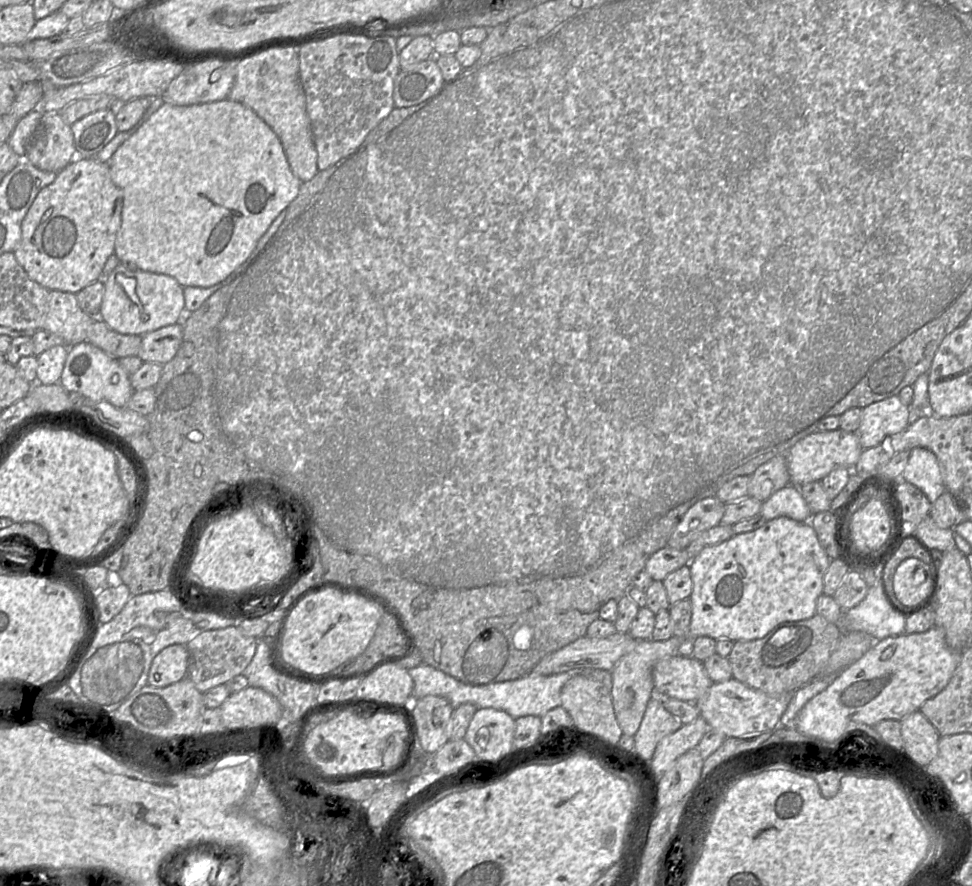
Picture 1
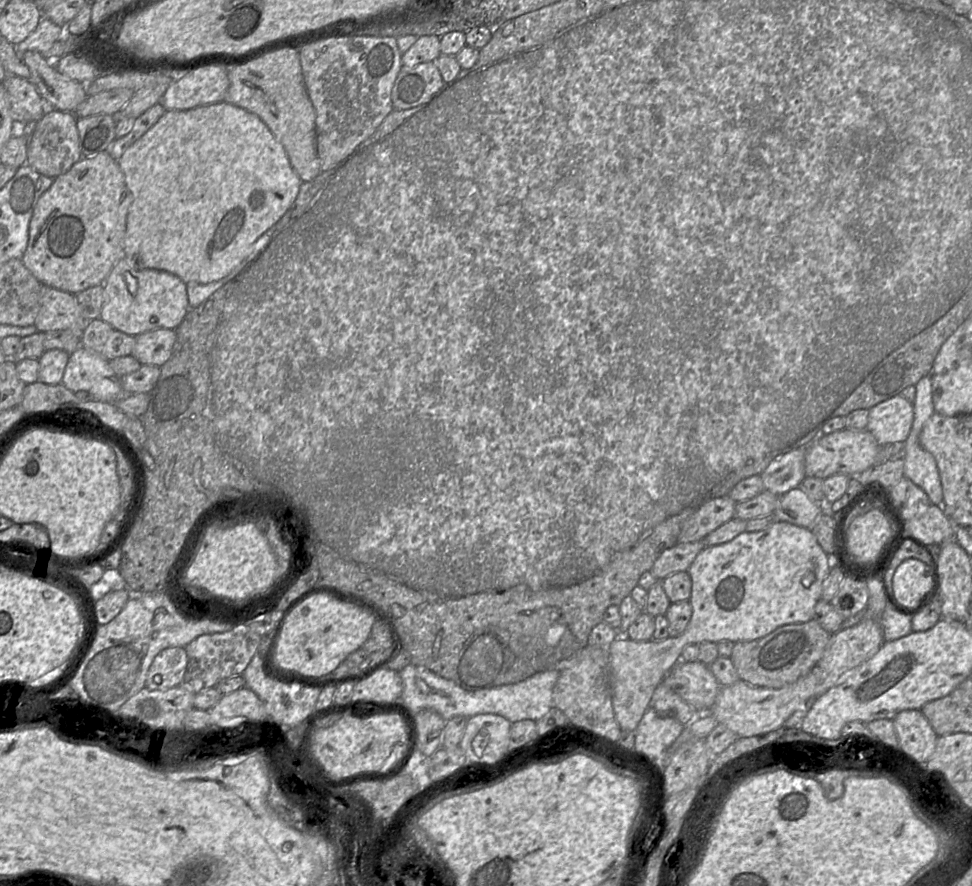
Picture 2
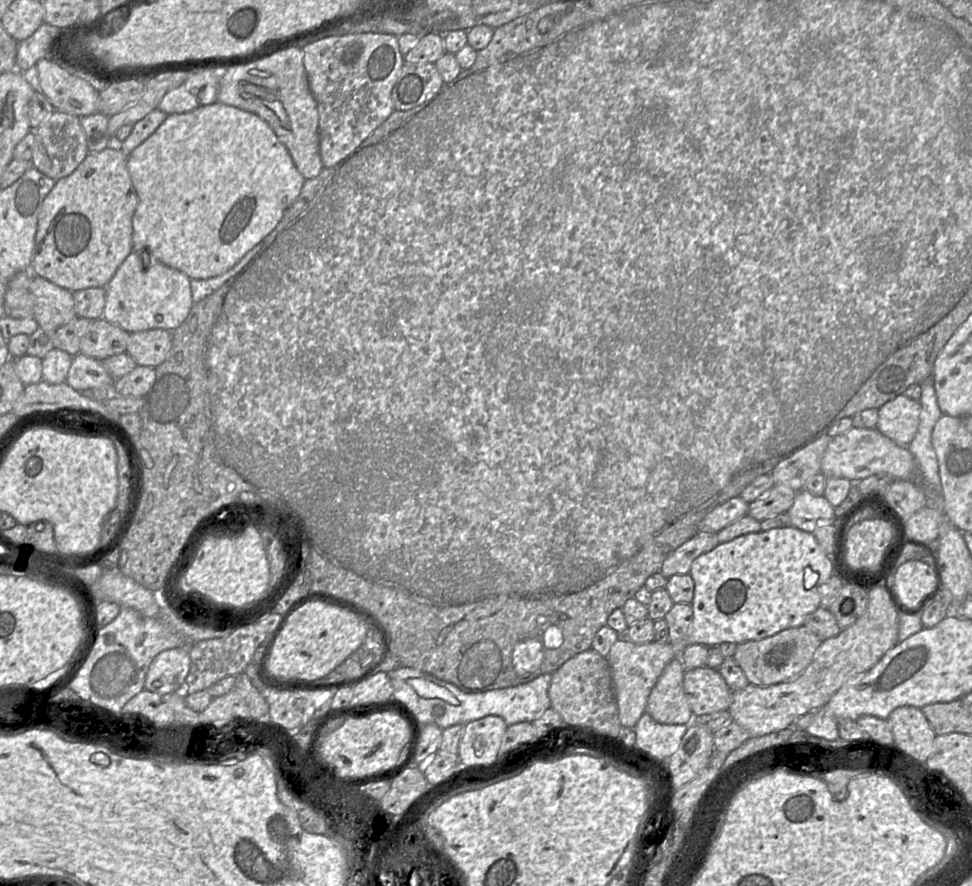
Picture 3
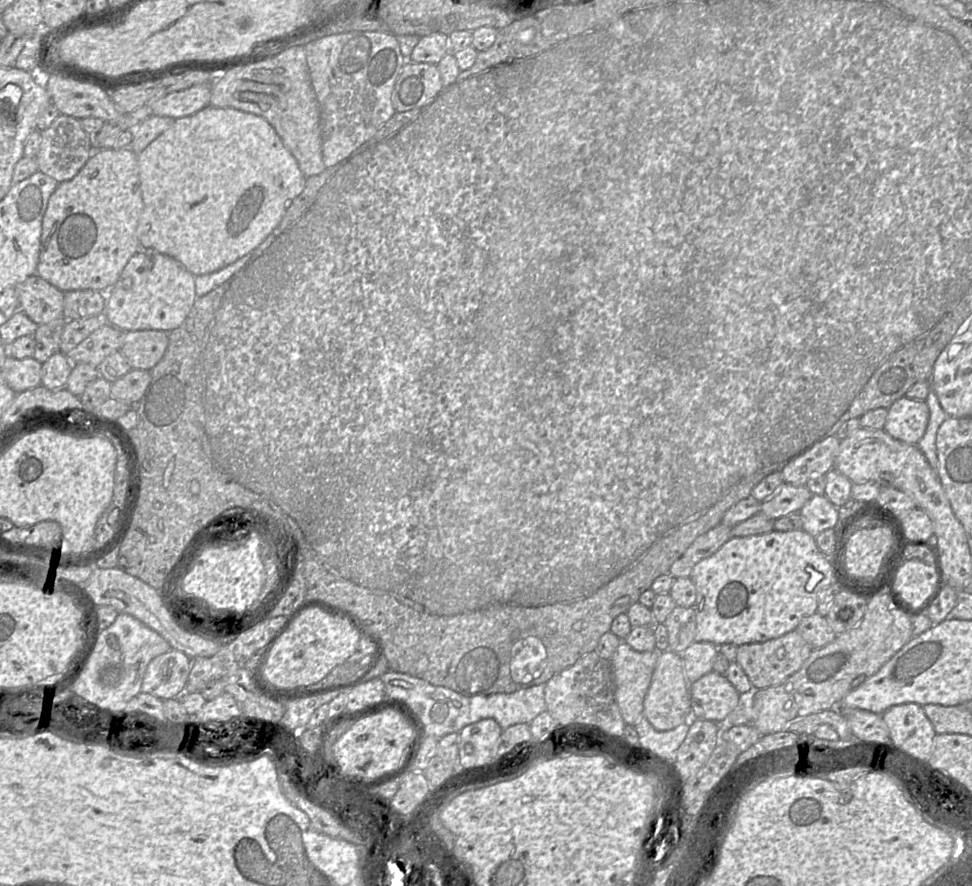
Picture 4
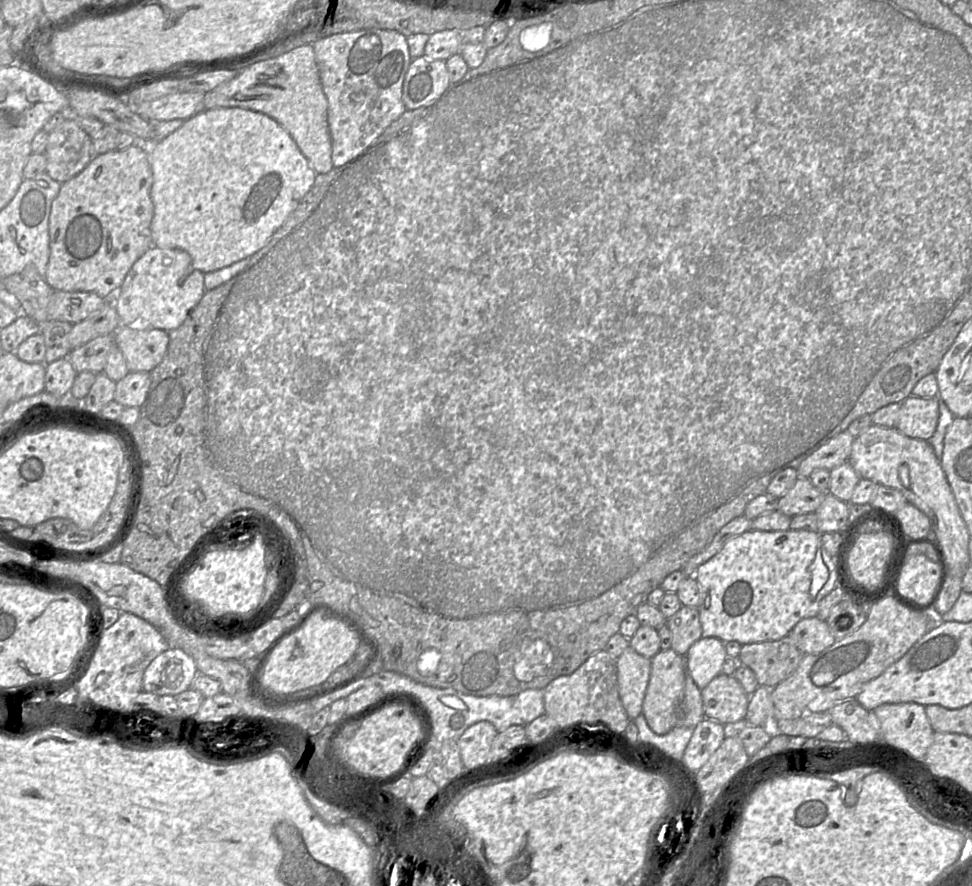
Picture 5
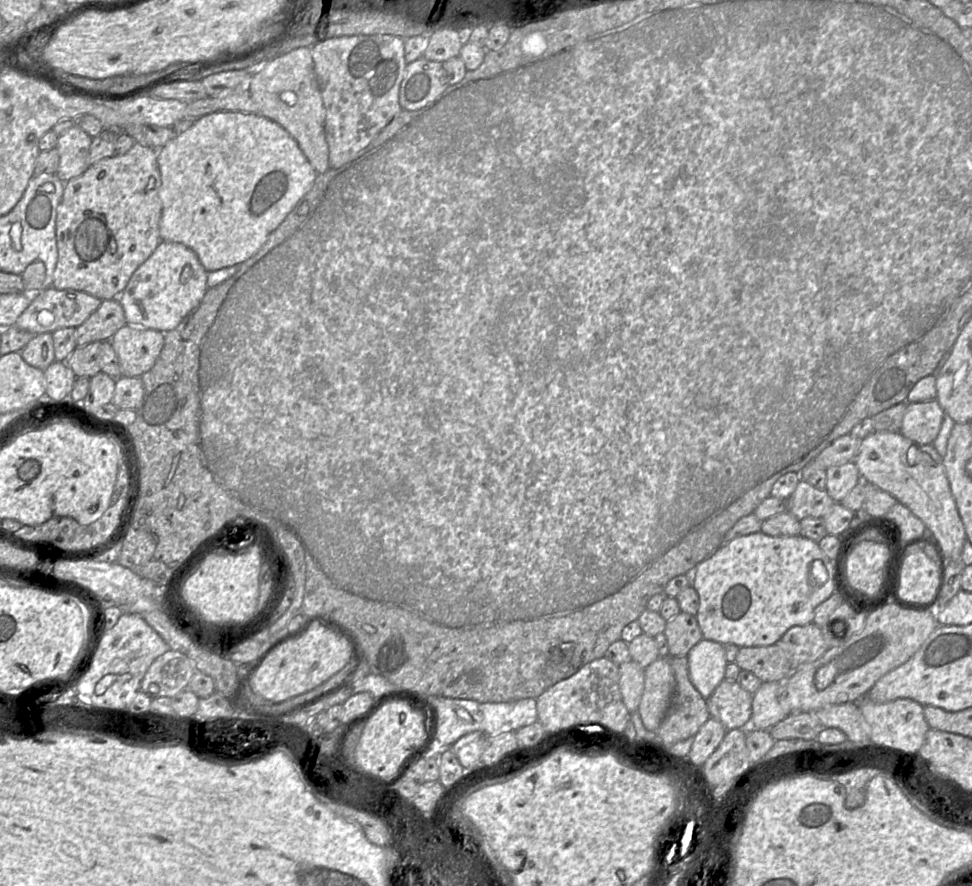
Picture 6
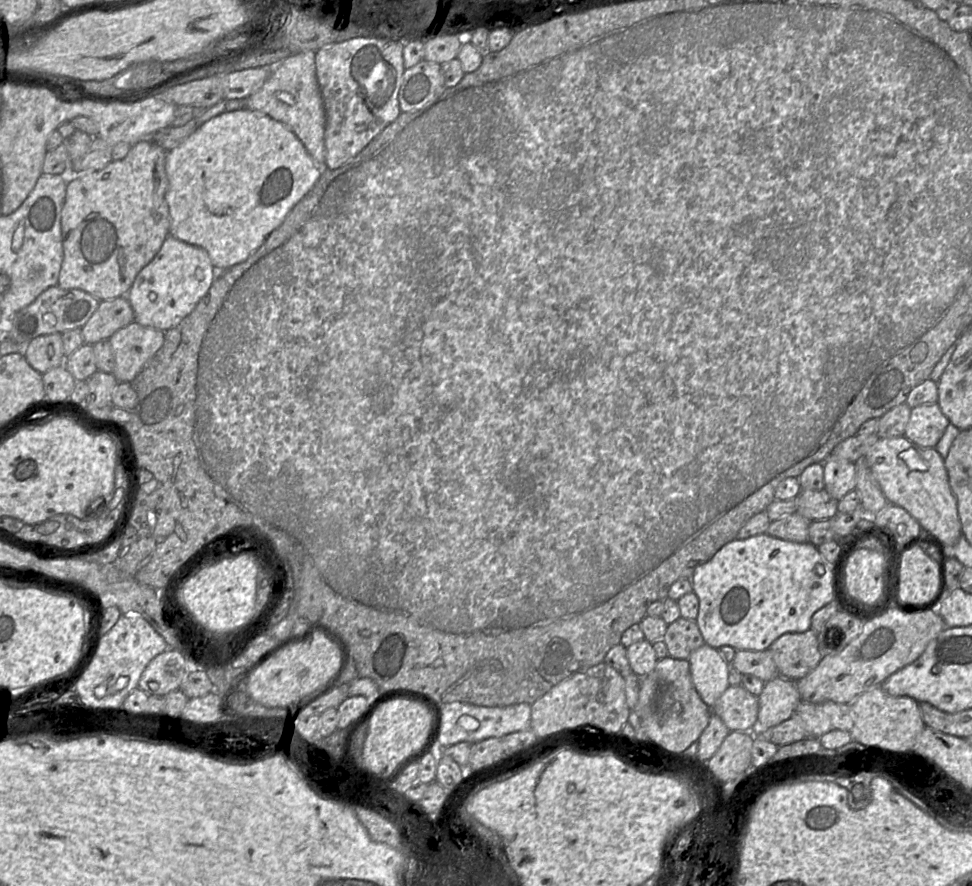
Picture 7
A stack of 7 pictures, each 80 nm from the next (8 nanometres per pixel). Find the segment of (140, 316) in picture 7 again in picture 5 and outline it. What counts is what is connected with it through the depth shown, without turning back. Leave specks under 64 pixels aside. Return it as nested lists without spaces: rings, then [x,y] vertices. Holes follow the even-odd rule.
[[[151,247],[133,264],[114,297],[105,300],[113,304],[121,326],[132,329],[160,329],[169,332],[182,325],[204,293],[204,273],[193,267],[189,253],[181,249]]]

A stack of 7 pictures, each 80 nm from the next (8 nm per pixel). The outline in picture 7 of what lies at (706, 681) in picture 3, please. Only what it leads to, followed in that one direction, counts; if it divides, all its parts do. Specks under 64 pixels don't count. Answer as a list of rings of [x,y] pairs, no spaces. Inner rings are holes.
[[[742,685],[729,686],[711,710],[730,731],[751,732],[757,727],[758,697]]]

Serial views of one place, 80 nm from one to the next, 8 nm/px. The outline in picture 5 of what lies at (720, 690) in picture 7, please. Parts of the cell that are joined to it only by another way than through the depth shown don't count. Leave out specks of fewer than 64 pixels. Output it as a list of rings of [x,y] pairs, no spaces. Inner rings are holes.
[[[702,637],[690,647],[685,666],[700,690],[721,674],[727,656],[725,643],[716,637]]]

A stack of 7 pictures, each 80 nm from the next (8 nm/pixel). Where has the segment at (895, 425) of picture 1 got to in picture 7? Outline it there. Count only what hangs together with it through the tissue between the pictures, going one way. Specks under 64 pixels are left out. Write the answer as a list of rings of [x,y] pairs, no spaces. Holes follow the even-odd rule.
[[[937,403],[911,408],[904,435],[922,448],[935,448],[950,423]]]

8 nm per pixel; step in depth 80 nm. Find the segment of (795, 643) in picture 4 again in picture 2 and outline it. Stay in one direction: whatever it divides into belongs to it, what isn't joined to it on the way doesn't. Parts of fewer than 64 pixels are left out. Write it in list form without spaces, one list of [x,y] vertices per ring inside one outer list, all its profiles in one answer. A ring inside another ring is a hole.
[[[814,619],[806,623],[787,624],[762,638],[735,642],[729,658],[739,678],[749,685],[780,689],[806,676],[813,669],[821,659],[831,636]]]

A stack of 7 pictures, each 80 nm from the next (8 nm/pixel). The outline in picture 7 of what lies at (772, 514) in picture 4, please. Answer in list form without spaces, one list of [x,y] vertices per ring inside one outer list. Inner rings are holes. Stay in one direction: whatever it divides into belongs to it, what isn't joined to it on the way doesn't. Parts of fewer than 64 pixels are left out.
[[[802,489],[797,496],[796,513],[812,521],[832,519],[838,513],[838,501],[825,489]]]

